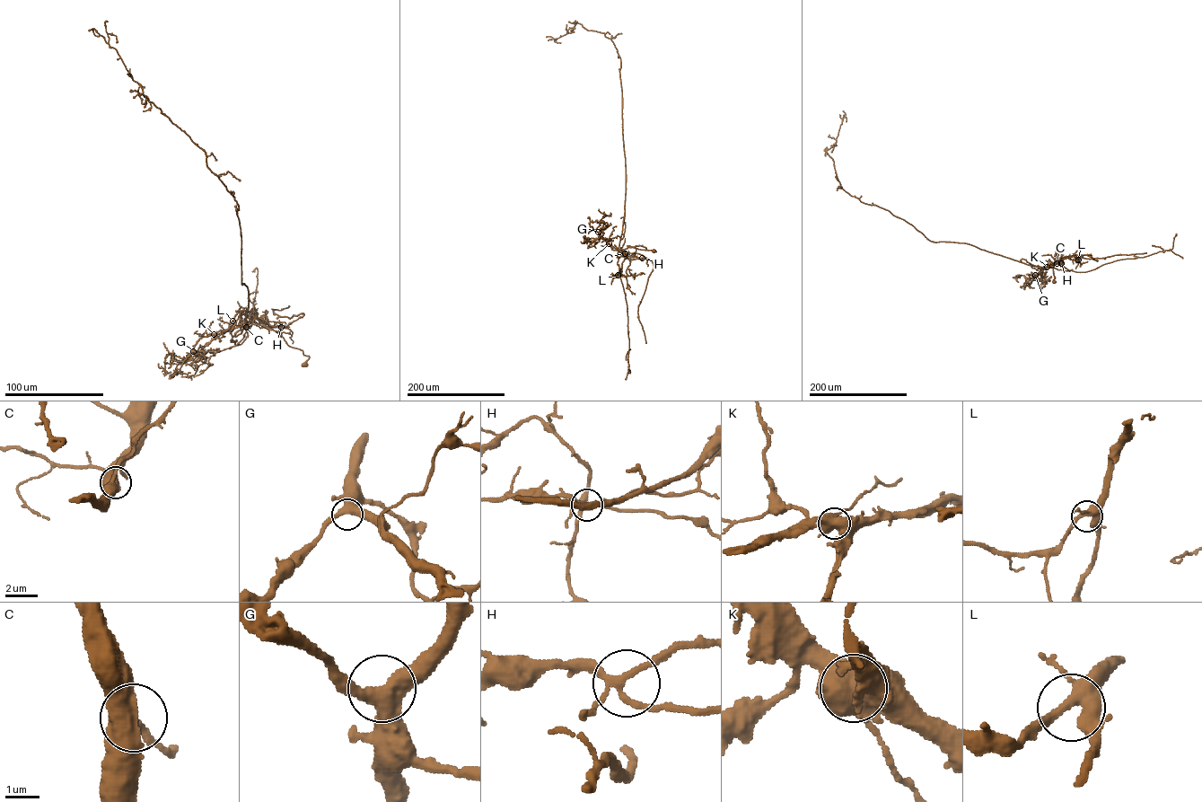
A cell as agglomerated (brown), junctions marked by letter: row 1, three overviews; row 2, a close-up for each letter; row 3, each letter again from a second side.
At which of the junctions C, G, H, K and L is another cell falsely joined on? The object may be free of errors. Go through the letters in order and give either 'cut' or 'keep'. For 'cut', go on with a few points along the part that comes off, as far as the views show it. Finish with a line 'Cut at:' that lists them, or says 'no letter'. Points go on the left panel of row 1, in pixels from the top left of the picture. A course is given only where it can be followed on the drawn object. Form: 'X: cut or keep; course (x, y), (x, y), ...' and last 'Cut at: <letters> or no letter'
C: keep
G: keep
H: keep
K: cut; course (214, 334), (229, 330), (241, 312), (276, 327), (286, 326), (303, 314), (289, 318), (273, 312), (288, 306)
L: keep
Cut at: K

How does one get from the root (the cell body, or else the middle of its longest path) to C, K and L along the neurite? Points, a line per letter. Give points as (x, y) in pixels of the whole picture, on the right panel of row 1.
C: (1054, 282), (1053, 266), (1048, 259), (1057, 263)
K: (1054, 282), (1048, 259), (1053, 264), (1047, 267)
L: (1054, 282), (1053, 266), (1048, 259), (1053, 264), (1064, 257), (1074, 256), (1078, 259)

